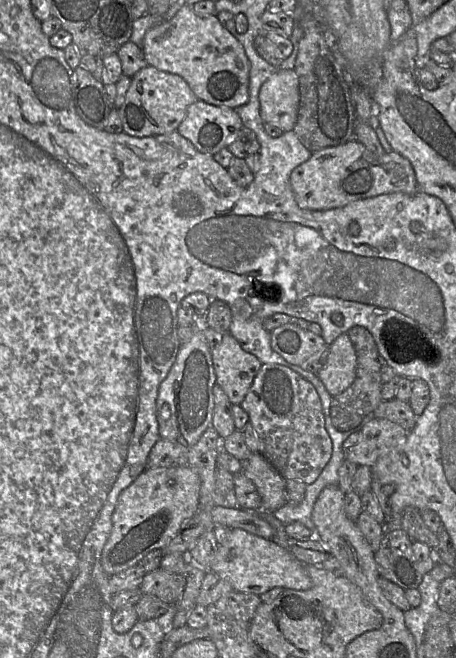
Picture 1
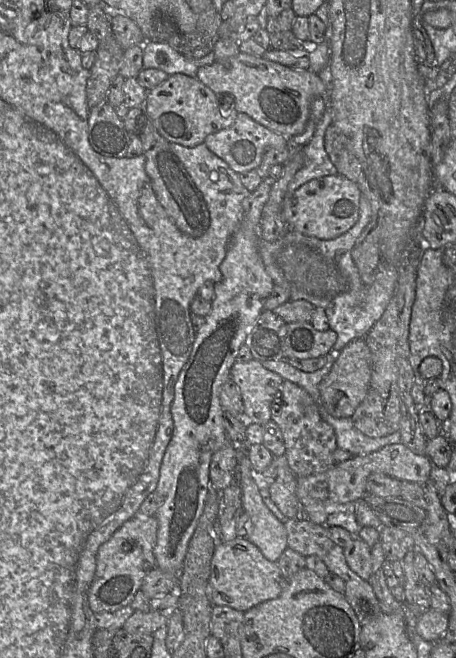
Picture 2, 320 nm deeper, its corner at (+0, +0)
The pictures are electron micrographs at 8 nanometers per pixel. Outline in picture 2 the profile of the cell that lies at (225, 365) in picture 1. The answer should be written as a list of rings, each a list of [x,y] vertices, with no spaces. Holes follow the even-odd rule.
[[[252,359],[236,361],[230,370],[230,378],[239,388],[243,400],[243,418],[265,425],[271,421],[271,404],[279,397],[284,378]]]

